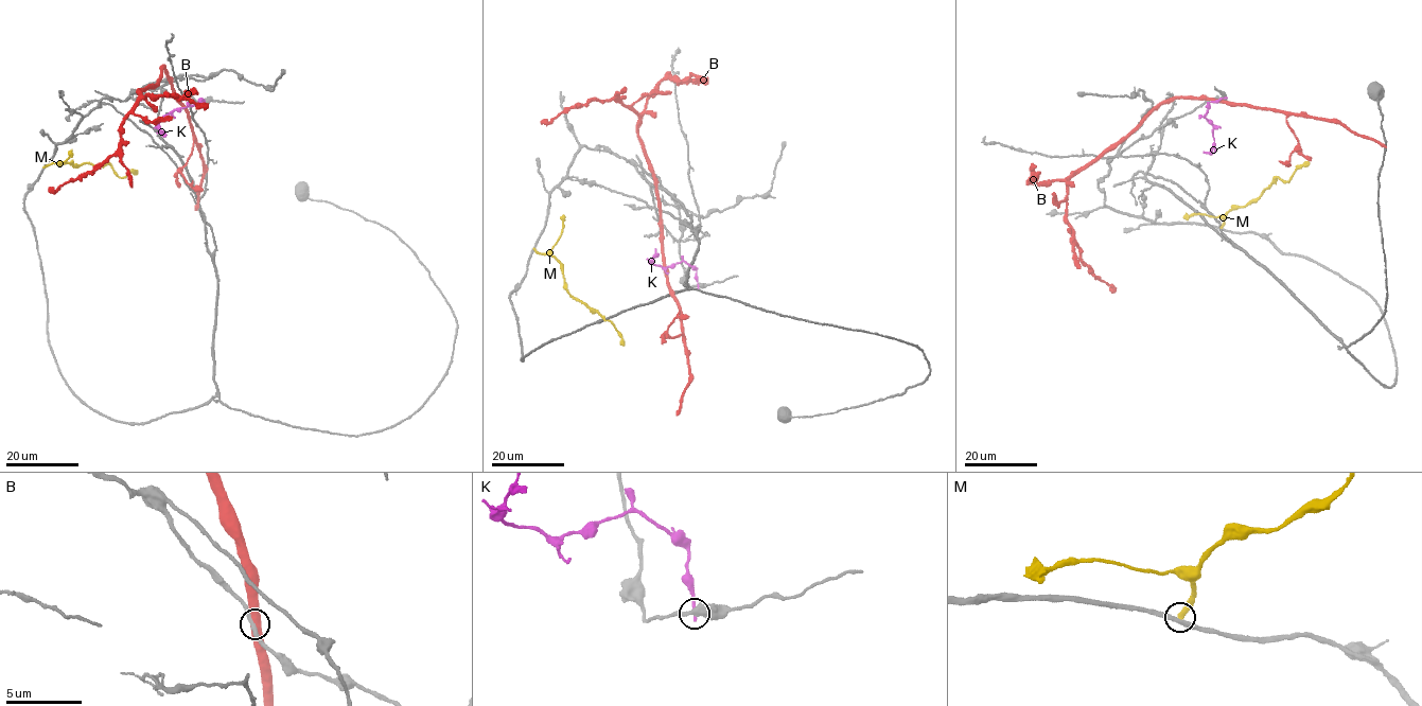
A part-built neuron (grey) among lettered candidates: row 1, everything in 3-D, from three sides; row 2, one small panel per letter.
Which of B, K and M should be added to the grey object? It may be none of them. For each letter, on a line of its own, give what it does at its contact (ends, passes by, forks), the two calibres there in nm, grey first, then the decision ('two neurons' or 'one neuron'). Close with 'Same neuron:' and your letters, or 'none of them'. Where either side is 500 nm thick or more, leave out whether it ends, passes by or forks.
B: 260 nm thick on the grey side, 550 nm on the other; two neurons
K: 500 nm thick on the grey side, 220 nm on the other; two neurons
M: it ends there; 280 nm thick on the grey side, 320 nm on the other; two neurons
Same neuron: none of them

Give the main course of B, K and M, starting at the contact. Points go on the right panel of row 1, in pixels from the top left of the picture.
B: (1133, 133), (1161, 104), (1175, 98), (1206, 98), (1336, 120), (1386, 147)
K: (1224, 98), (1210, 102), (1204, 116), (1212, 126), (1214, 138), (1210, 152), (1203, 152)
M: (1221, 228), (1224, 216), (1230, 210), (1257, 201), (1277, 177), (1288, 181), (1297, 169), (1310, 162)

